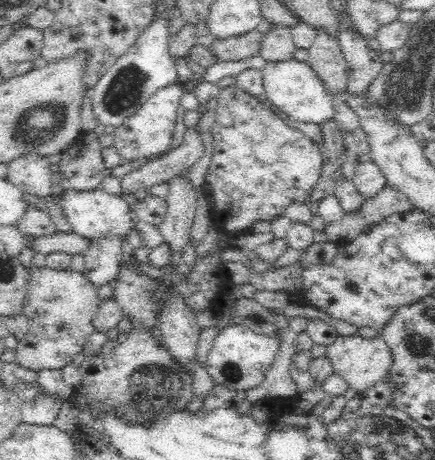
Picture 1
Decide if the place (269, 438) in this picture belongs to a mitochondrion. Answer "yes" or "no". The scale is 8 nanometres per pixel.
no

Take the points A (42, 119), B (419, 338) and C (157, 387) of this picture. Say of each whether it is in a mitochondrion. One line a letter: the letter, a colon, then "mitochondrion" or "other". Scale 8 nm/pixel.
A: mitochondrion
B: mitochondrion
C: mitochondrion

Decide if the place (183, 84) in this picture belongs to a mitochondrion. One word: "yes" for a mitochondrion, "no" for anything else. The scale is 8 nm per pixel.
no

